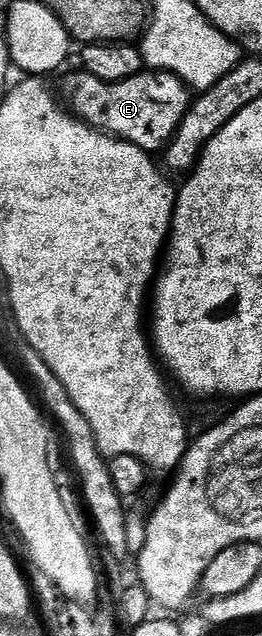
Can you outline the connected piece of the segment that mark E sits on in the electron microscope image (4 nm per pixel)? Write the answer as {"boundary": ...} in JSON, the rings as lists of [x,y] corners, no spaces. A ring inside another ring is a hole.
{"boundary":[[[84,70],[77,71],[63,78],[61,103],[91,128],[132,142],[151,154],[161,153],[165,149],[192,103],[191,89],[172,72],[143,70],[119,84],[105,84]]]}

